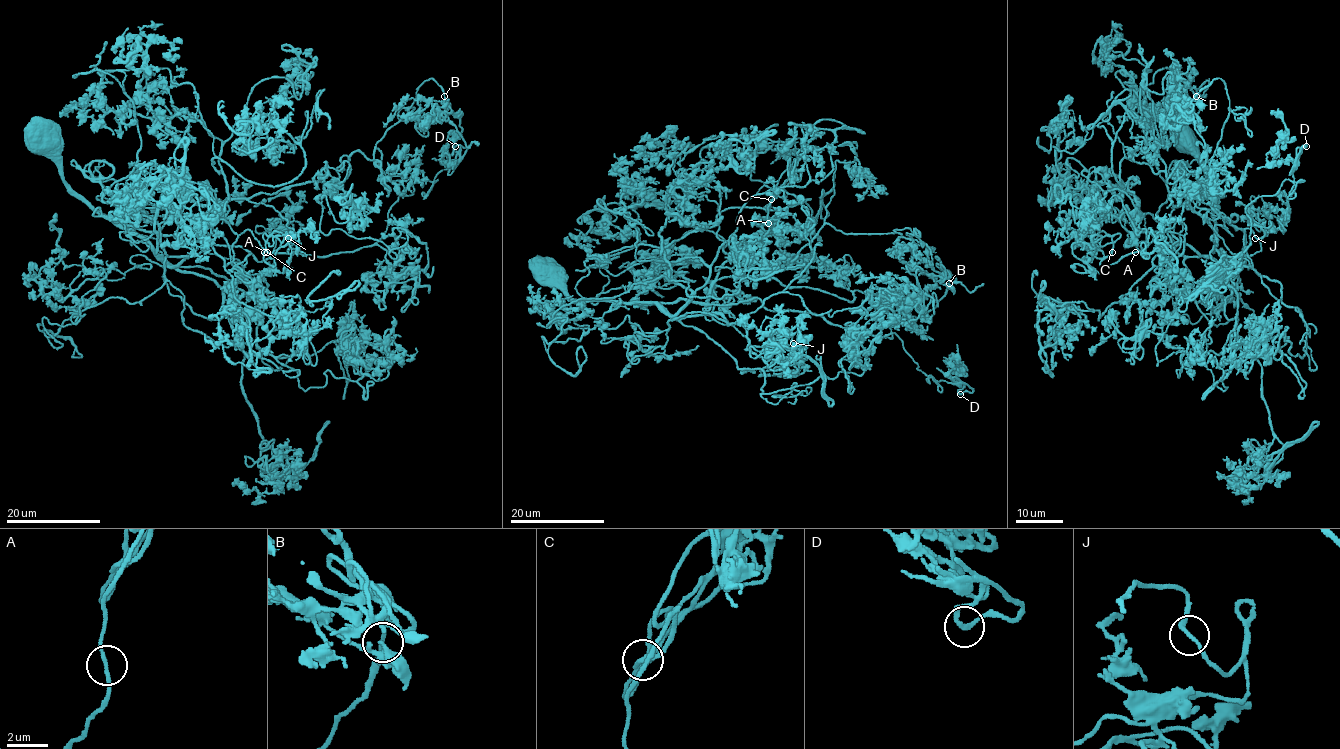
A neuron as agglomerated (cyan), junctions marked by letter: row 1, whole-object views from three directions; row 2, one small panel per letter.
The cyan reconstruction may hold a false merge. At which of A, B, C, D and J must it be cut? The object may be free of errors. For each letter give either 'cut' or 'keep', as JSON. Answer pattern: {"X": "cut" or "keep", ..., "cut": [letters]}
{"A": "keep", "B": "keep", "C": "keep", "D": "keep", "J": "keep", "cut": []}

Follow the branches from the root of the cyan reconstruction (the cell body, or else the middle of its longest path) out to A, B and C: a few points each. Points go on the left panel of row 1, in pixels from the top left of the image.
A: (41, 141), (73, 190), (168, 267), (207, 241), (226, 265), (247, 229), (264, 251)
B: (41, 141), (97, 210), (196, 241), (228, 201), (344, 180), (349, 158), (371, 160), (426, 80), (444, 95)
C: (41, 141), (73, 190), (168, 267), (207, 241), (226, 265), (247, 229), (274, 265), (267, 251)

